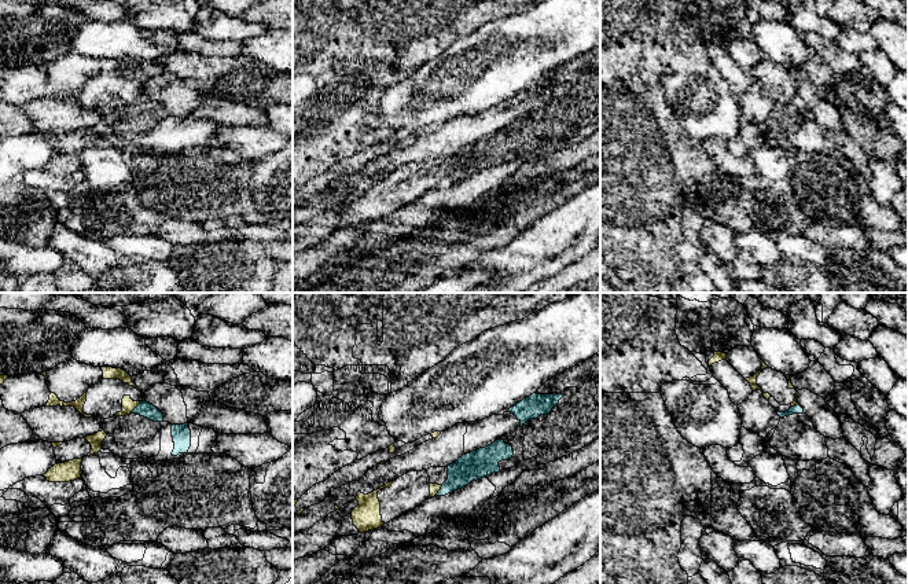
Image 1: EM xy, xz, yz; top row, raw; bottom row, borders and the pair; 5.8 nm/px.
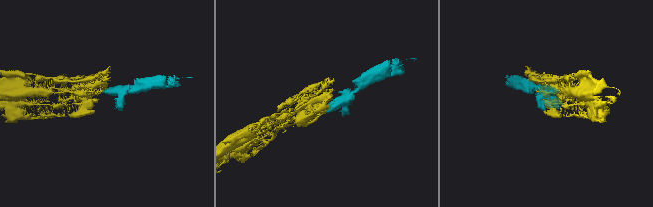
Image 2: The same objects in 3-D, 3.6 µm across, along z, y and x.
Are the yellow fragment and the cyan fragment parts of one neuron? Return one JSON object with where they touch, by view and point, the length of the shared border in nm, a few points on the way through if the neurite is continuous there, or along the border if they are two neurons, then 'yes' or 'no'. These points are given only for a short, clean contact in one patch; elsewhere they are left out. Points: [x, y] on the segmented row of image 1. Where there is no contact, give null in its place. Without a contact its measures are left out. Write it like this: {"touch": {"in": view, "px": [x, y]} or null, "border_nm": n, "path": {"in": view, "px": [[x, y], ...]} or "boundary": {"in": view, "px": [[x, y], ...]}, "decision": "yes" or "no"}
{"touch": {"in": "xy", "px": [136, 406]}, "border_nm": 90, "boundary": {"in": "xy", "px": [[140, 401], [131, 412]]}, "decision": "no"}

